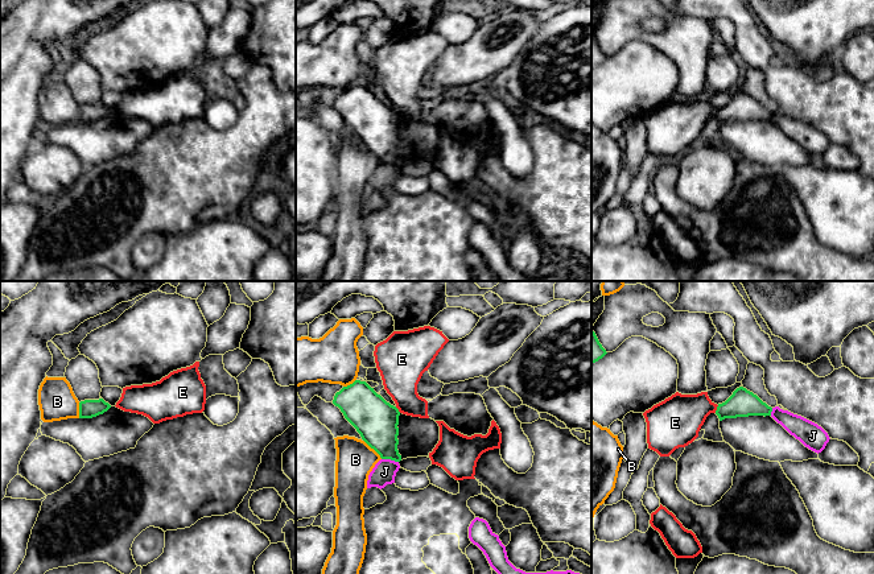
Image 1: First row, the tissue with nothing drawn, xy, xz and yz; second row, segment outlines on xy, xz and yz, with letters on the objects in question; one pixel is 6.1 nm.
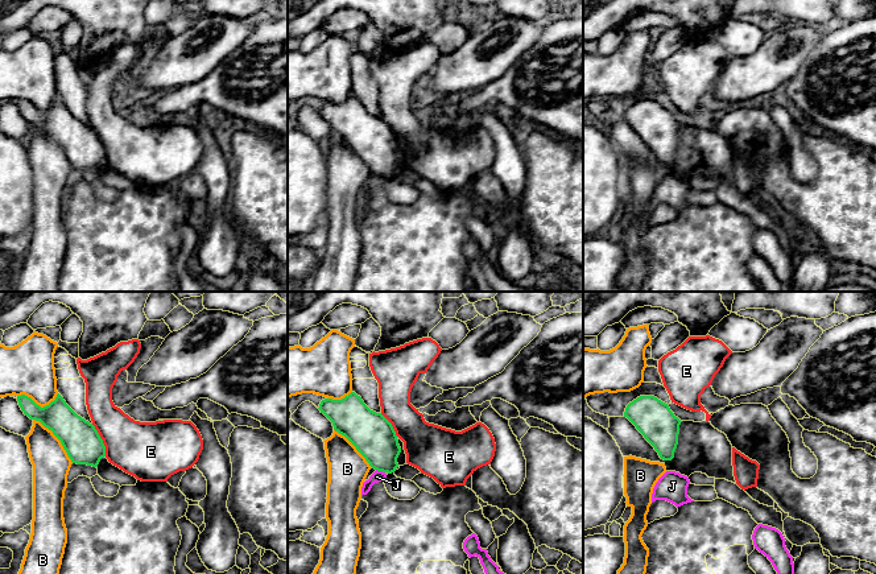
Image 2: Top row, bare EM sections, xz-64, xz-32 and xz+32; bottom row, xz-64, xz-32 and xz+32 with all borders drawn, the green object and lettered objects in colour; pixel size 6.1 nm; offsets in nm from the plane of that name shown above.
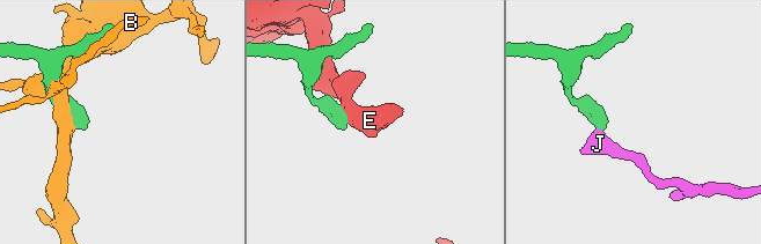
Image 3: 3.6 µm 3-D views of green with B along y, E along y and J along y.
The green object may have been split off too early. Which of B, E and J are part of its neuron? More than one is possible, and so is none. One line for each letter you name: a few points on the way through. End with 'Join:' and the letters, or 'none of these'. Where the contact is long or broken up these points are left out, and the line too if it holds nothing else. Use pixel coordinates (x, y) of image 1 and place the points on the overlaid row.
Join: none of these

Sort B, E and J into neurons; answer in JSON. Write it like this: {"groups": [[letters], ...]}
{"groups": [["B"], ["E"], ["J"]]}

